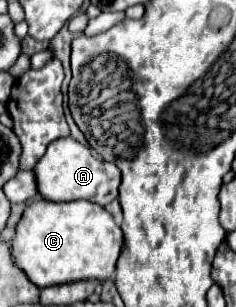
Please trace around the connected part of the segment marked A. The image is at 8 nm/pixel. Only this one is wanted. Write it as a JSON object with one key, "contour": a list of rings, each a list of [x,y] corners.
{"contour":[[[72,137],[56,139],[48,145],[48,151],[34,167],[38,191],[44,199],[50,201],[72,201],[72,199],[86,199],[98,205],[108,205],[118,197],[120,187],[120,169],[114,163],[96,159],[88,147],[74,141]]]}

